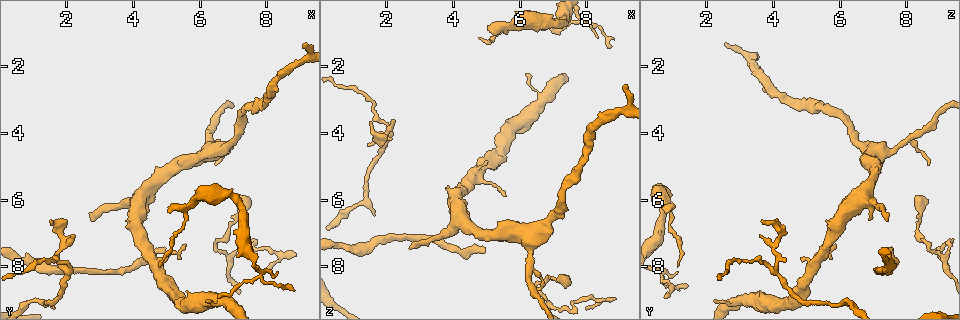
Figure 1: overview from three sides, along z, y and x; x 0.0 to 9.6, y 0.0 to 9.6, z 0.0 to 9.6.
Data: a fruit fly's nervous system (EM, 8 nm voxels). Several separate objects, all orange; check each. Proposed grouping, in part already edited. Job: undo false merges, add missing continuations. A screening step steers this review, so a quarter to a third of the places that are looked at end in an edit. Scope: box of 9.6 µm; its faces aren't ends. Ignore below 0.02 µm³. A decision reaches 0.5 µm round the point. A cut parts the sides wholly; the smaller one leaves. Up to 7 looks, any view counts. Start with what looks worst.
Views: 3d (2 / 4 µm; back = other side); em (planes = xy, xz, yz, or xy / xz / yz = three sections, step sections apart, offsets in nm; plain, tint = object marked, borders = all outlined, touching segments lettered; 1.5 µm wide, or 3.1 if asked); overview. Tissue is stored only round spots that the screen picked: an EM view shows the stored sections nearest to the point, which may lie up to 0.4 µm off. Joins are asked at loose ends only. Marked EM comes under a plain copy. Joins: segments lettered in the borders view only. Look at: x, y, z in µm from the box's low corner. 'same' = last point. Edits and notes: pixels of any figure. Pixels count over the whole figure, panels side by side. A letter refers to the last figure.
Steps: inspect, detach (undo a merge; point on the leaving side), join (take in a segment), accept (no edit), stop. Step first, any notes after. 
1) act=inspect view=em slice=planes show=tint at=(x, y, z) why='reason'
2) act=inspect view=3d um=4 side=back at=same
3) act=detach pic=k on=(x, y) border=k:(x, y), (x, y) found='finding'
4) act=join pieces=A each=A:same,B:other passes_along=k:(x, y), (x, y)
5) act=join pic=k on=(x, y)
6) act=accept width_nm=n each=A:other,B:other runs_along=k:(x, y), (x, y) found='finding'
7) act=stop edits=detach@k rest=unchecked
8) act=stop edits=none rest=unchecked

act=inspect view=em slice=yz step=8 show=borders at=(2.80, 6.70, 7.40) why='free end'

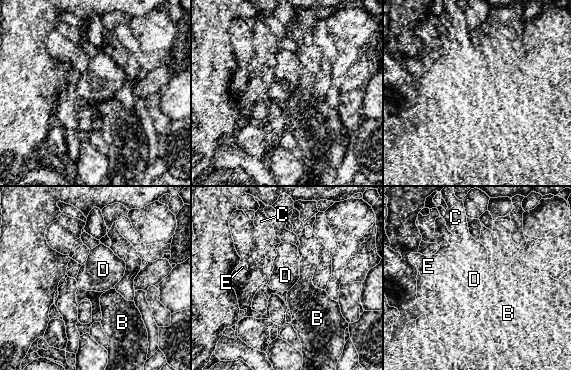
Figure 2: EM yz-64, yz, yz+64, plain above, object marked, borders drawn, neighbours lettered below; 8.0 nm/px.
act=inspect view=em slice=xy step=8 show=borders at=same

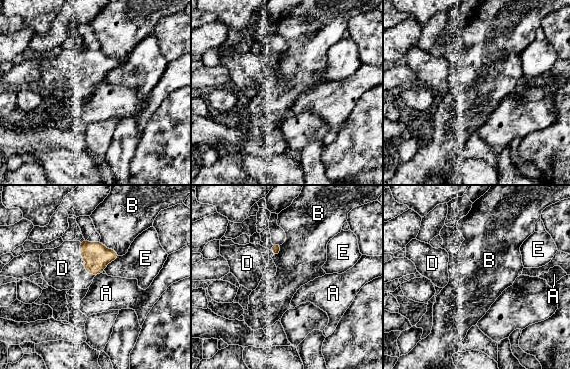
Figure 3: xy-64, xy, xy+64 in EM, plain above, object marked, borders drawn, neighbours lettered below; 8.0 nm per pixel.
act=join pieces=D each=A:other,B:other,D:same,E:other found='it goes on there'

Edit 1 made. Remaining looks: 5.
act=inspect view=overview why='redraw'

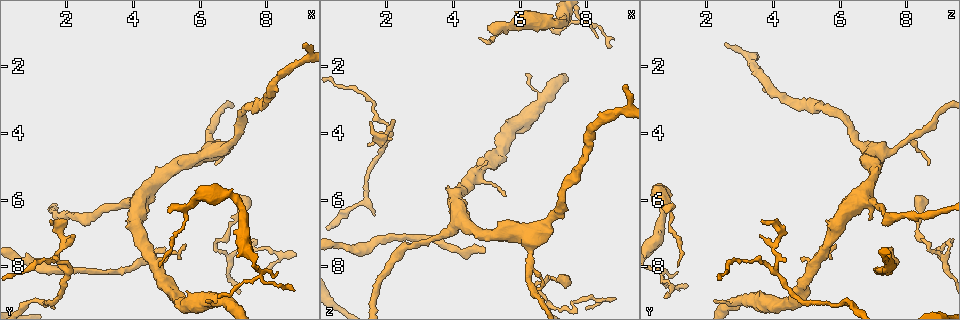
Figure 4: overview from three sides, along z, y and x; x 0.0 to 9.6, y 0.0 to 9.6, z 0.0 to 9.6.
act=inspect view=3d um=2 side=back at=(5.00, 6.40, 0.85) why='branch stops here'

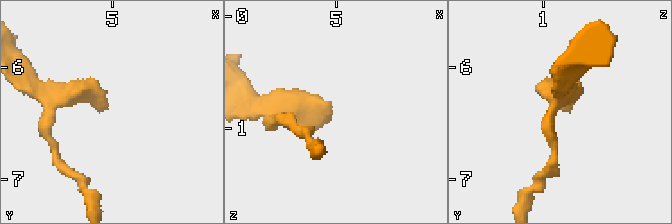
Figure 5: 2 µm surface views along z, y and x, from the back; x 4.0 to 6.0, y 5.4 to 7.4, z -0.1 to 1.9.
act=inspect view=em slice=planes show=tint at=(5.06, 6.38, 0.90) why='now the EM'

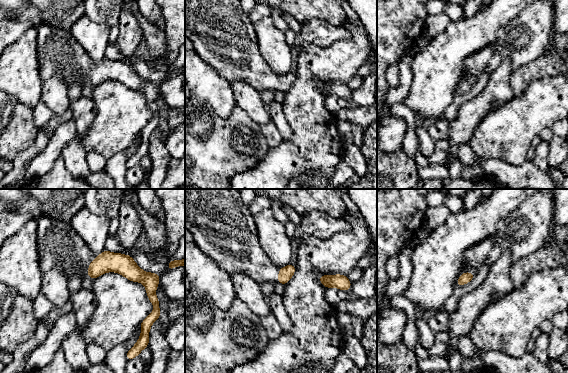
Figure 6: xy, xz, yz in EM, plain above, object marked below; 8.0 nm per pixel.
act=inspect view=em slice=planes show=borders at=same

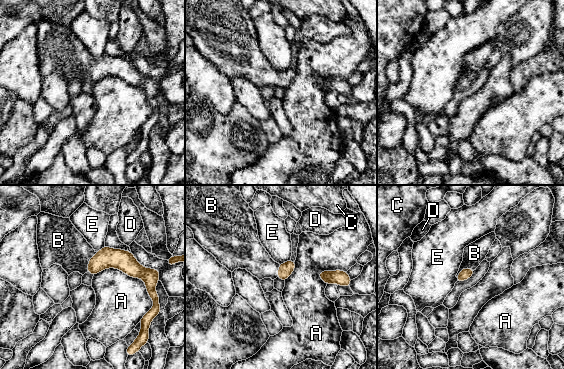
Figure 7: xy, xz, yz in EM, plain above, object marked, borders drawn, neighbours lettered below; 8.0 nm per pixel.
act=join pieces=B each=A:other,B:same,C:other,D:other,E:other passes_along=7:(466, 273), (464, 268), (474, 253) found='it goes on there'

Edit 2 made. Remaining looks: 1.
act=stop edits=join@3,join@7 rest=unchecked

